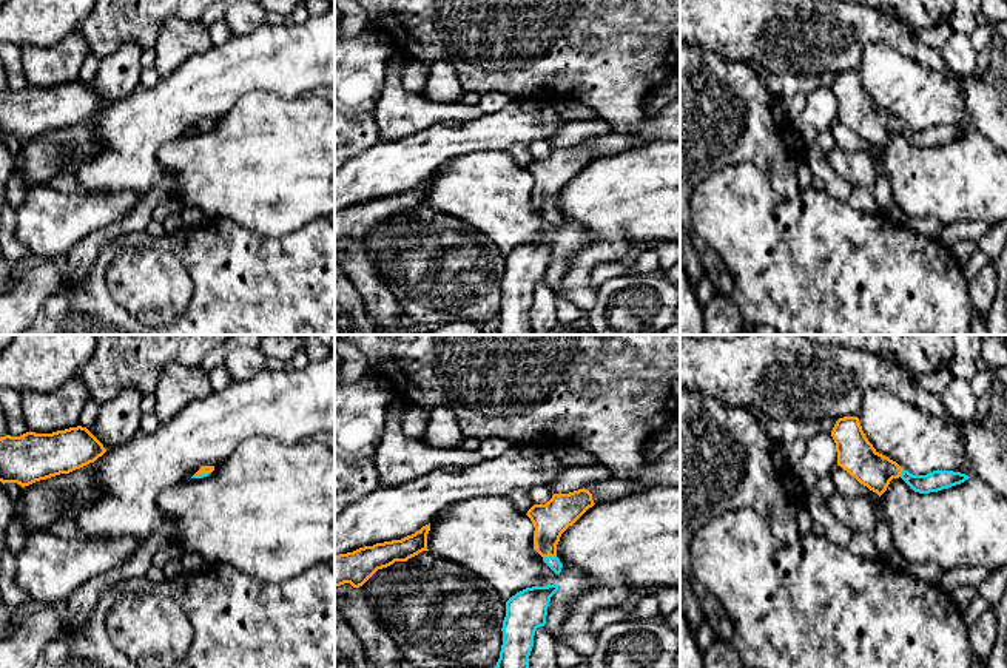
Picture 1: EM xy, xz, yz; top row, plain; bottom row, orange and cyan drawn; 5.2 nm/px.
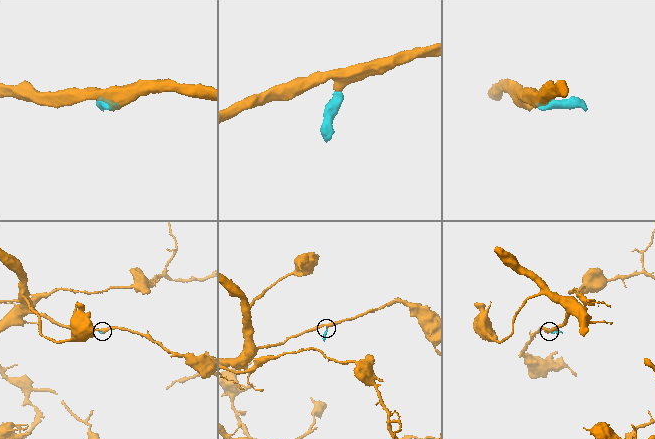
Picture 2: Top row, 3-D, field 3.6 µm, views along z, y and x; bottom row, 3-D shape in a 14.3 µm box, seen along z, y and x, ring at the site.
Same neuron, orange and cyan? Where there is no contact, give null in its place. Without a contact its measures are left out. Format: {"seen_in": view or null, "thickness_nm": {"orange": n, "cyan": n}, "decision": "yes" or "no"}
{"seen_in": "xz", "thickness_nm": {"orange": 180, "cyan": 70}, "decision": "yes"}

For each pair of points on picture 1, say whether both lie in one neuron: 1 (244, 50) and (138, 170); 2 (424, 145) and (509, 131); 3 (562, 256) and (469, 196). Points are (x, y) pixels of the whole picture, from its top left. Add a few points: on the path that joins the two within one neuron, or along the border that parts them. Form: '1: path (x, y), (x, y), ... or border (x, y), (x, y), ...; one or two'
1: path (213, 80), (151, 139); one
2: path (446, 139), (488, 133); one
3: path (551, 232), (514, 219), (495, 201); one

